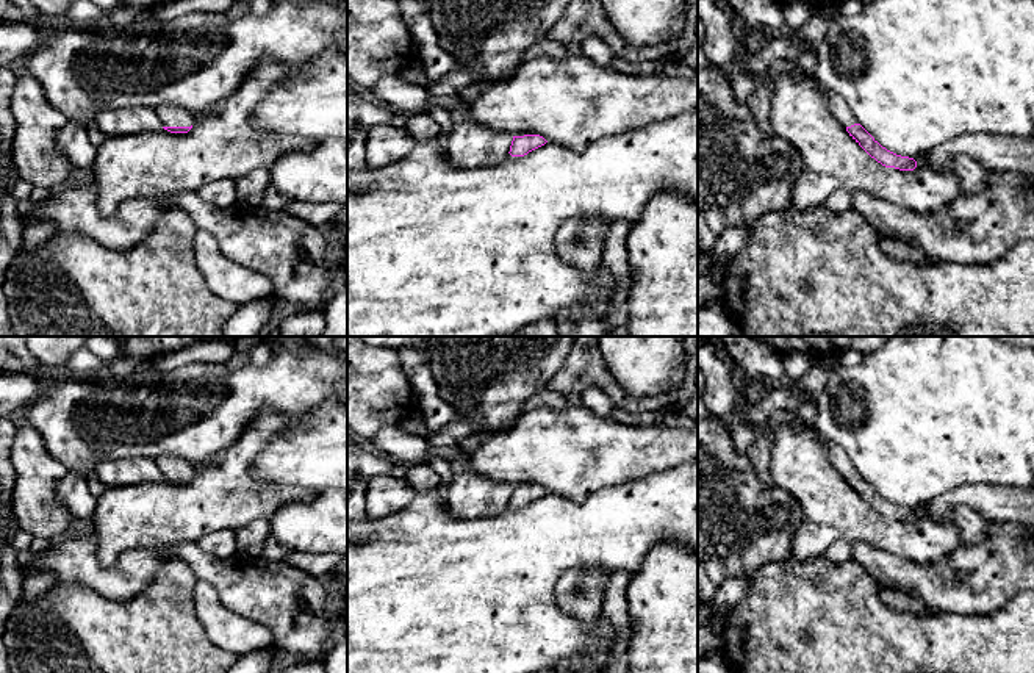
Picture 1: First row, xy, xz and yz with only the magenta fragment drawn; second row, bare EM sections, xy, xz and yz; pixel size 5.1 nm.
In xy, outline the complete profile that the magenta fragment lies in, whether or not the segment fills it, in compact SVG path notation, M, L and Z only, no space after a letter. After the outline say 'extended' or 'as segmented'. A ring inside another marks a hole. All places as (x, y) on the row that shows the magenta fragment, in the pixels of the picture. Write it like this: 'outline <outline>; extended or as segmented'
outline M163 103L156 108L163 128L171 133L188 133L192 128L194 117L175 103Z; extended

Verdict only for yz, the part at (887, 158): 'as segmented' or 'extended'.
extended

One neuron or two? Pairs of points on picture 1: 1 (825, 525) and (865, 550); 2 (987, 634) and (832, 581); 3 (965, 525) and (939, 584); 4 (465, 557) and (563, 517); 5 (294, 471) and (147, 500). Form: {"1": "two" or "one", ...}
{"1": "two", "2": "one", "3": "two", "4": "one", "5": "two"}

